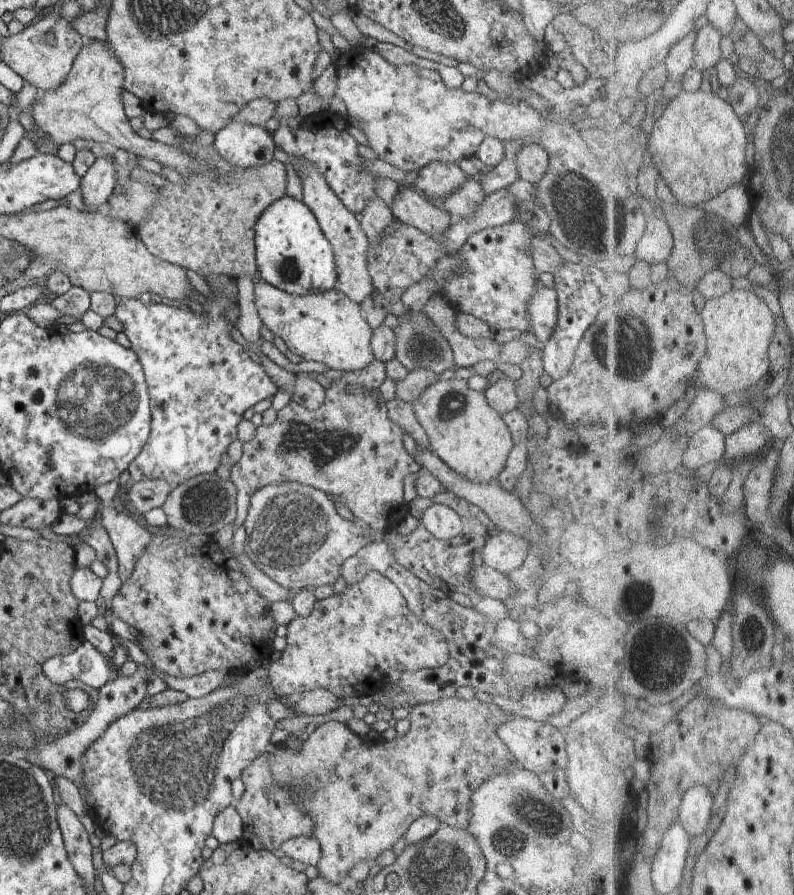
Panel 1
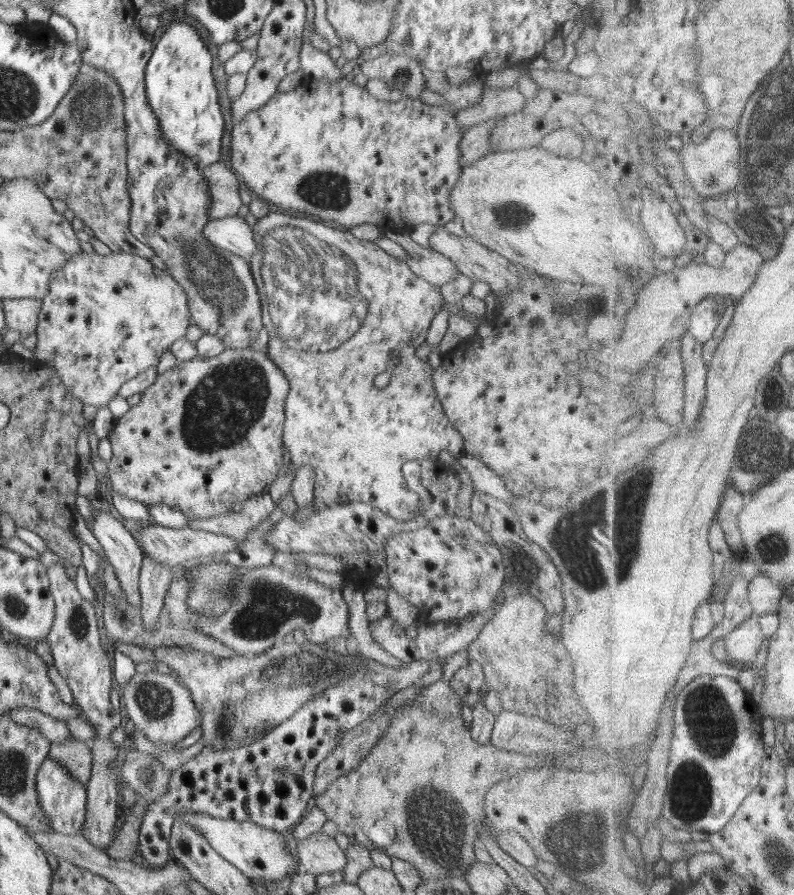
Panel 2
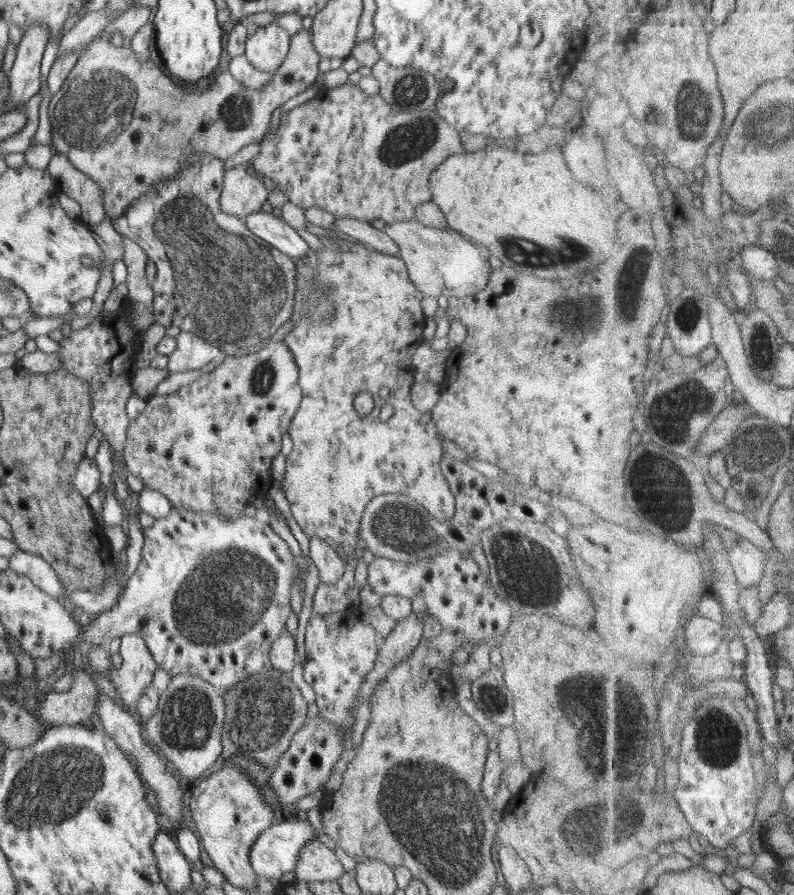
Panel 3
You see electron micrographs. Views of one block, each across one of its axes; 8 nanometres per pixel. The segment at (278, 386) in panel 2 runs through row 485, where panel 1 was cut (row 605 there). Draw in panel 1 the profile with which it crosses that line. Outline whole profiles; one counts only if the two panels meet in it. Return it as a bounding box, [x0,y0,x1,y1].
[17,526,278,783]

